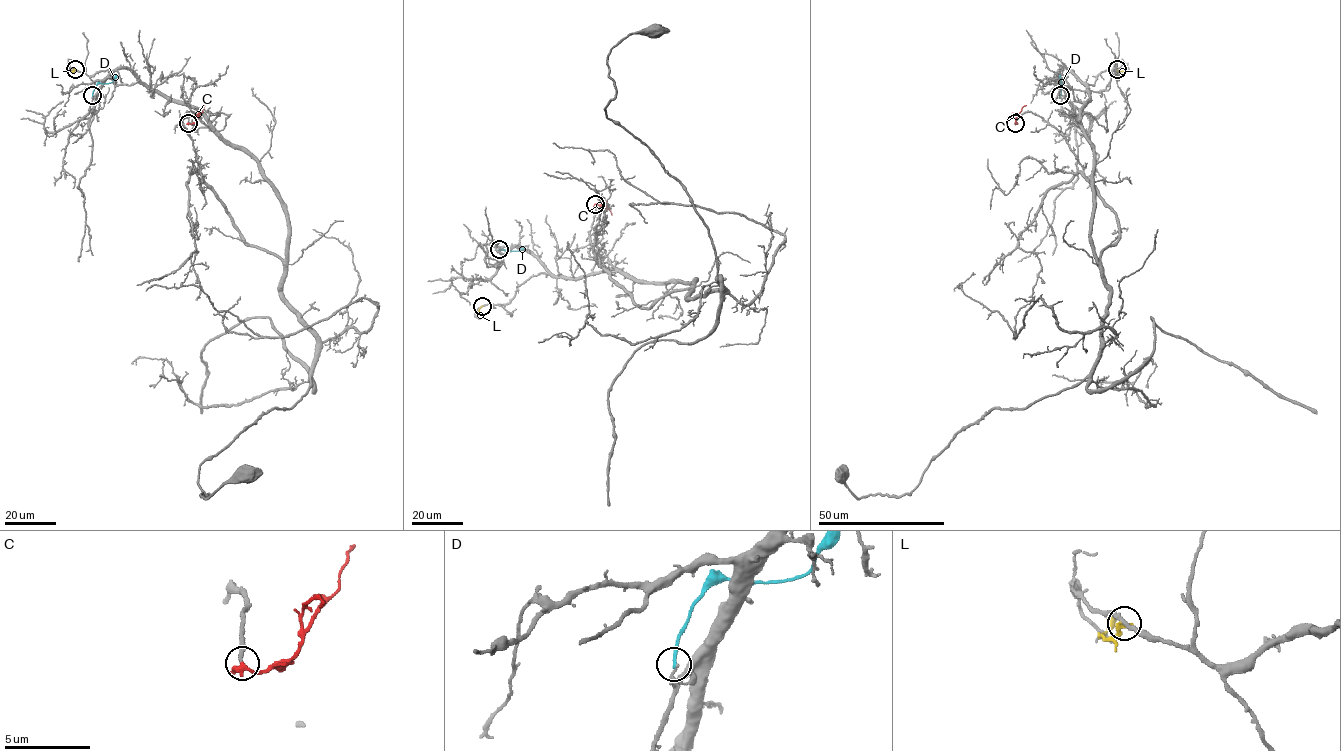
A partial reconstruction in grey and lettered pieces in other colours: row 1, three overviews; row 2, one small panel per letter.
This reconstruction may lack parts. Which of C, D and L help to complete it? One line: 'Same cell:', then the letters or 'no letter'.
Same cell: C

